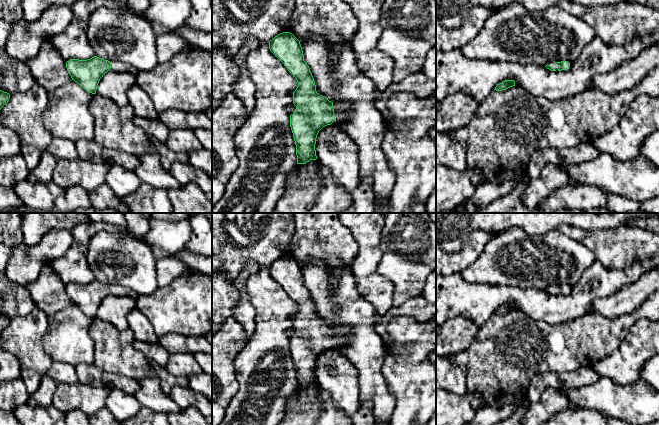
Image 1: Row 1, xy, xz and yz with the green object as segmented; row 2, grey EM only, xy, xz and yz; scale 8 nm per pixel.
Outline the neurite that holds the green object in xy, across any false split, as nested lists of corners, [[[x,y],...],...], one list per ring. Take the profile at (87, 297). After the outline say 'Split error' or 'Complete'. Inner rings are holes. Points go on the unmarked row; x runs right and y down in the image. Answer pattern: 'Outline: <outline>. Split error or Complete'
Outline: [[[97,280],[87,284],[70,283],[66,286],[66,292],[72,304],[92,318],[96,318],[100,303],[110,293],[117,296],[132,294],[136,299],[138,298],[126,287],[117,284],[108,285]]]. Split error

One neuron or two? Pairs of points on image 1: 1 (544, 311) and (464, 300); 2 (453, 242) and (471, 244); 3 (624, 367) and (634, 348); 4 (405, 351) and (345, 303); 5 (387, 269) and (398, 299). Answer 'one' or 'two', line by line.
1: one
2: two
3: one
4: two
5: one

